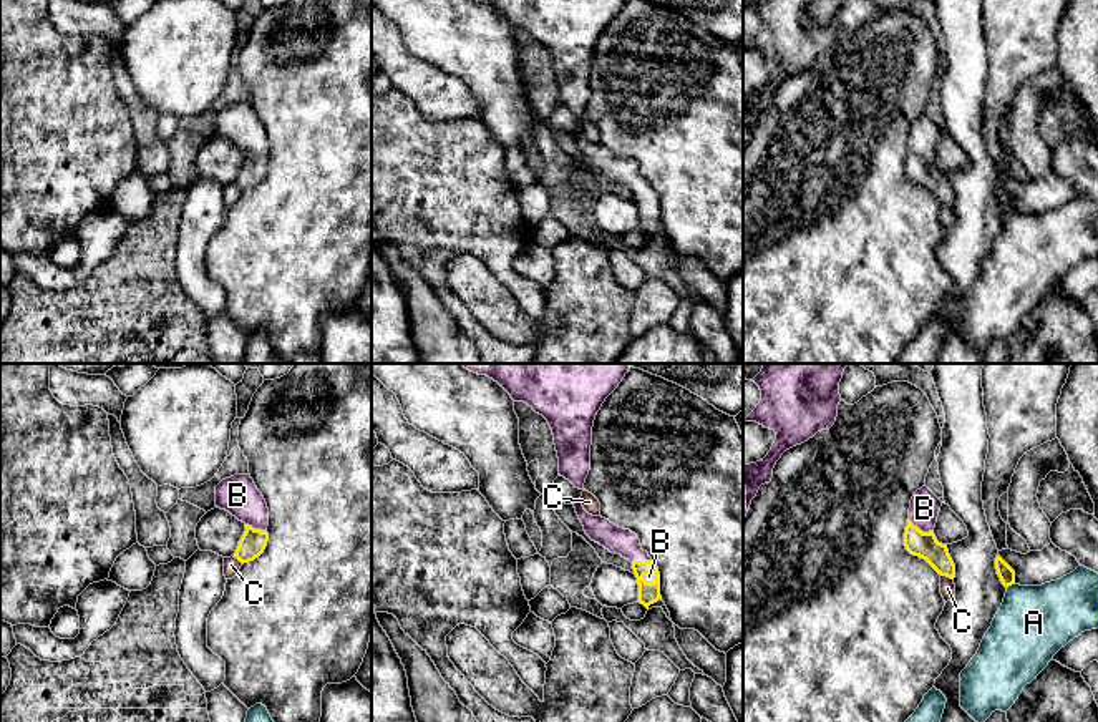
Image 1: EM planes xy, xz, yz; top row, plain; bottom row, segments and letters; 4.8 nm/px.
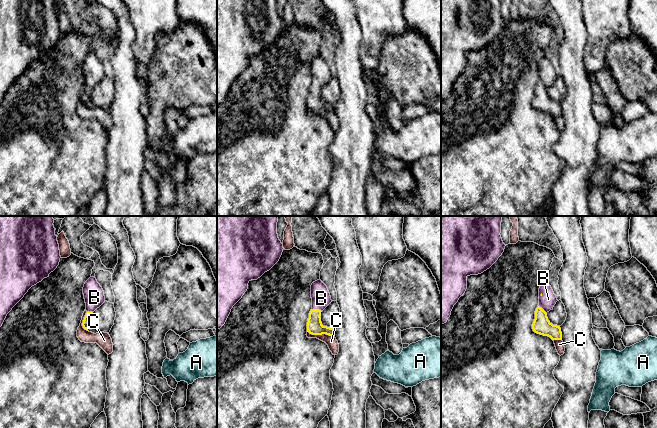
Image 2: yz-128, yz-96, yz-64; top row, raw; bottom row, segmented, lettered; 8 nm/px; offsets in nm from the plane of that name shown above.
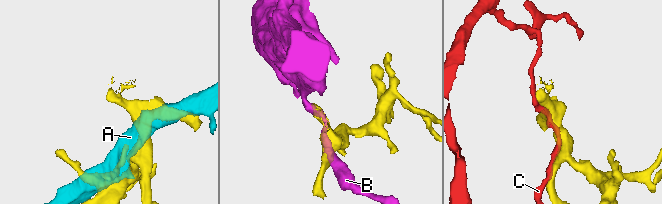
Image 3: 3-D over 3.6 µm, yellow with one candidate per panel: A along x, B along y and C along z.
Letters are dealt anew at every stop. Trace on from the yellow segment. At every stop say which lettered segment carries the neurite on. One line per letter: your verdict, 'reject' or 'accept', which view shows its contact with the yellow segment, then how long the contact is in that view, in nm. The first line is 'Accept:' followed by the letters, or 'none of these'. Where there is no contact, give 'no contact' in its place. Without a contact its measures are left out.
Accept: B
A: reject; contact in yz; length 50 nm
B: accept; contact in yz; length 130 nm
C: reject; contact in yz; length 70 nm

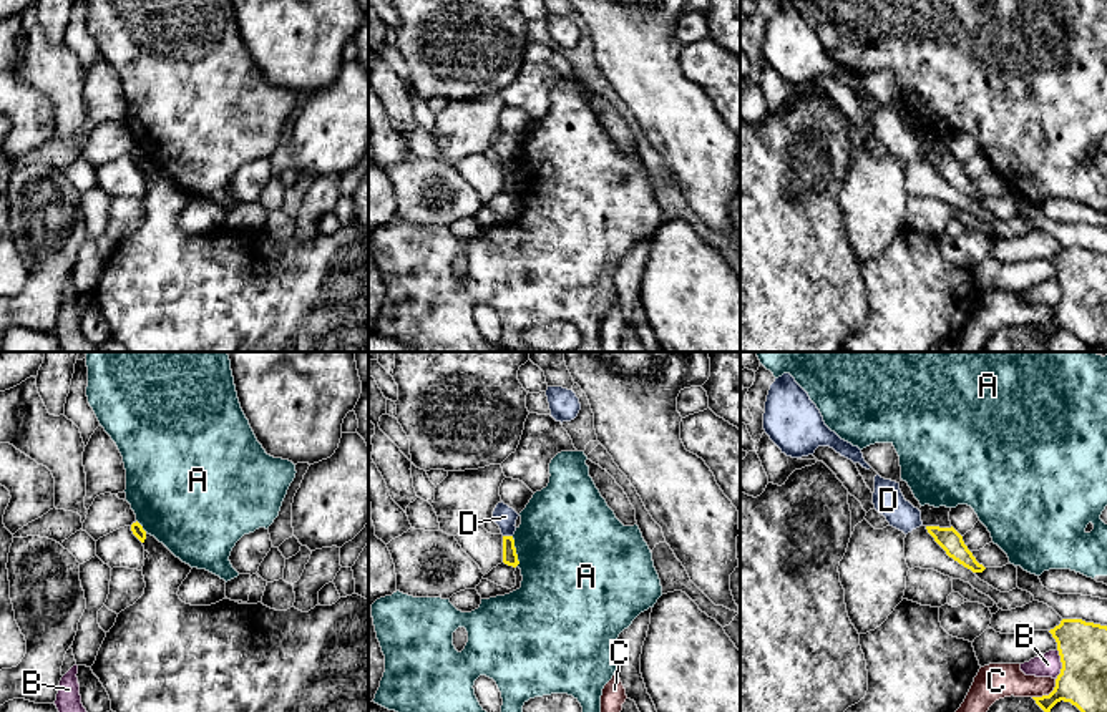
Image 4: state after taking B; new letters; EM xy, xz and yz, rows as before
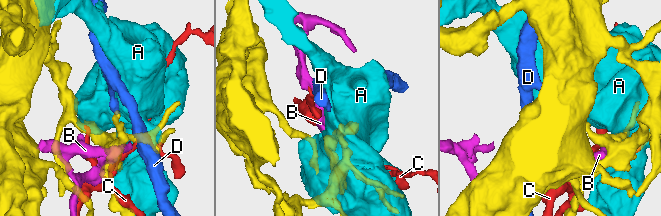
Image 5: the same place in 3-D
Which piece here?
Accept: none of these
A: reject; contact in xz; length 150 nm
B: reject; contact in yz; length 150 nm
C: reject; contact in yz; length 150 nm
D: reject; contact in xz; length 50 nm

